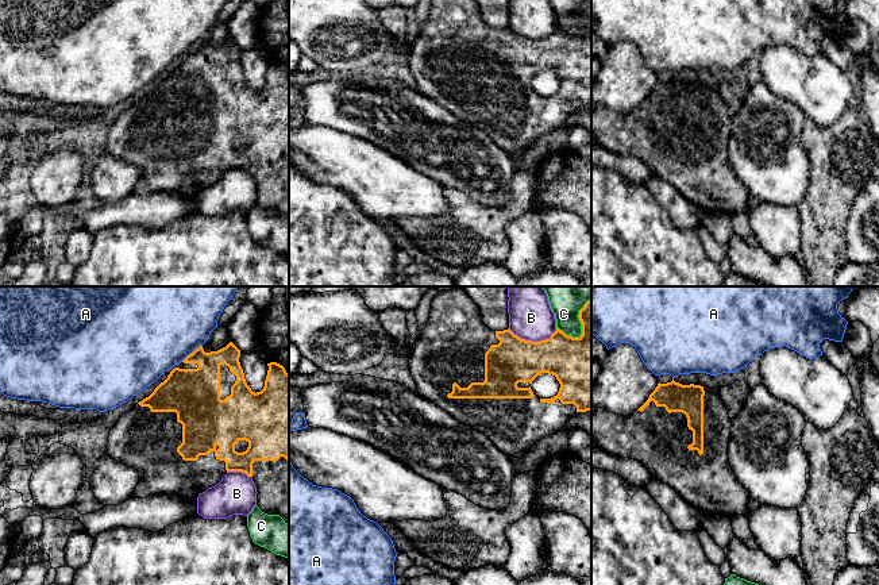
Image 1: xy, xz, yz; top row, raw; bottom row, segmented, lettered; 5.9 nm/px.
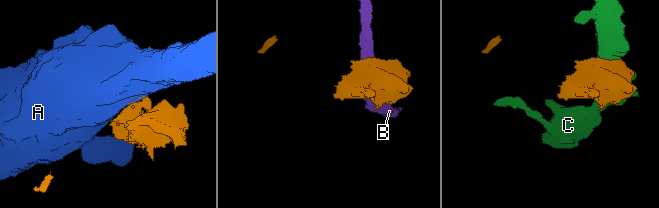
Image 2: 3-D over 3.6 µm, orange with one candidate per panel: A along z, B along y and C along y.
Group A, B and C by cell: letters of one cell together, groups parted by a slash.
A / B / C

